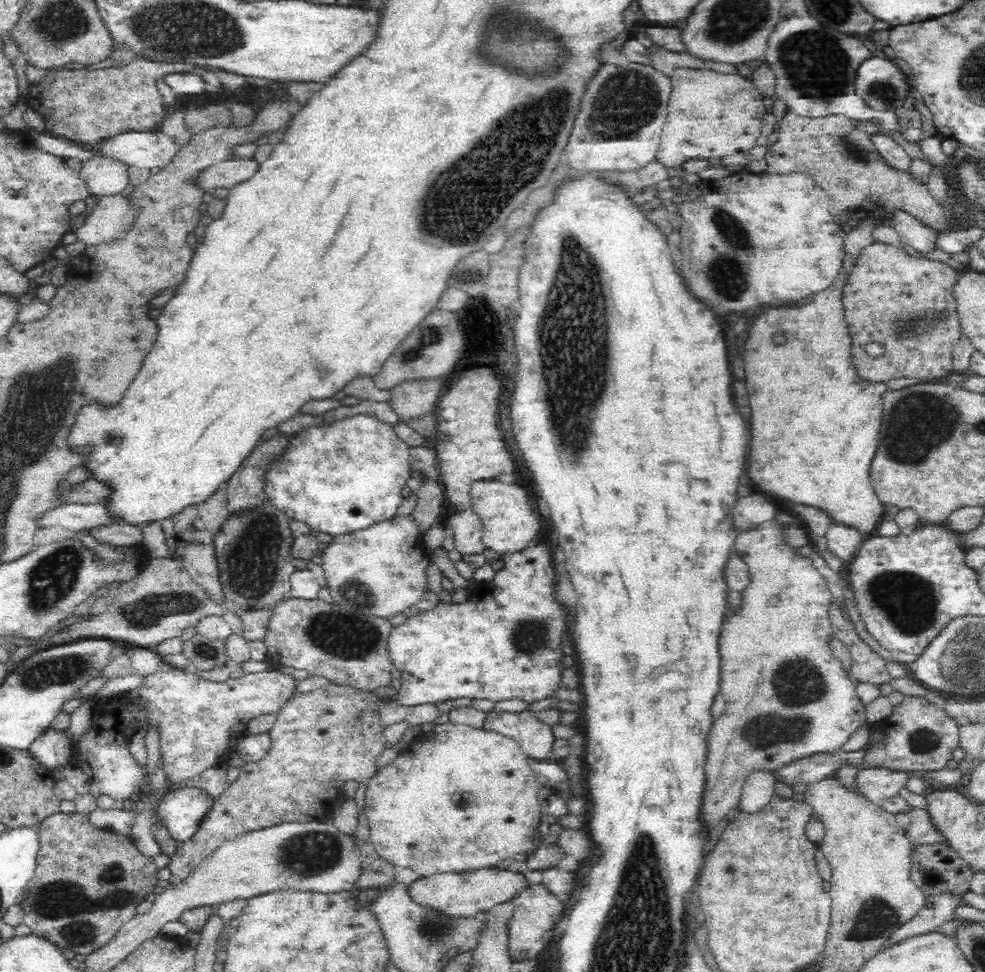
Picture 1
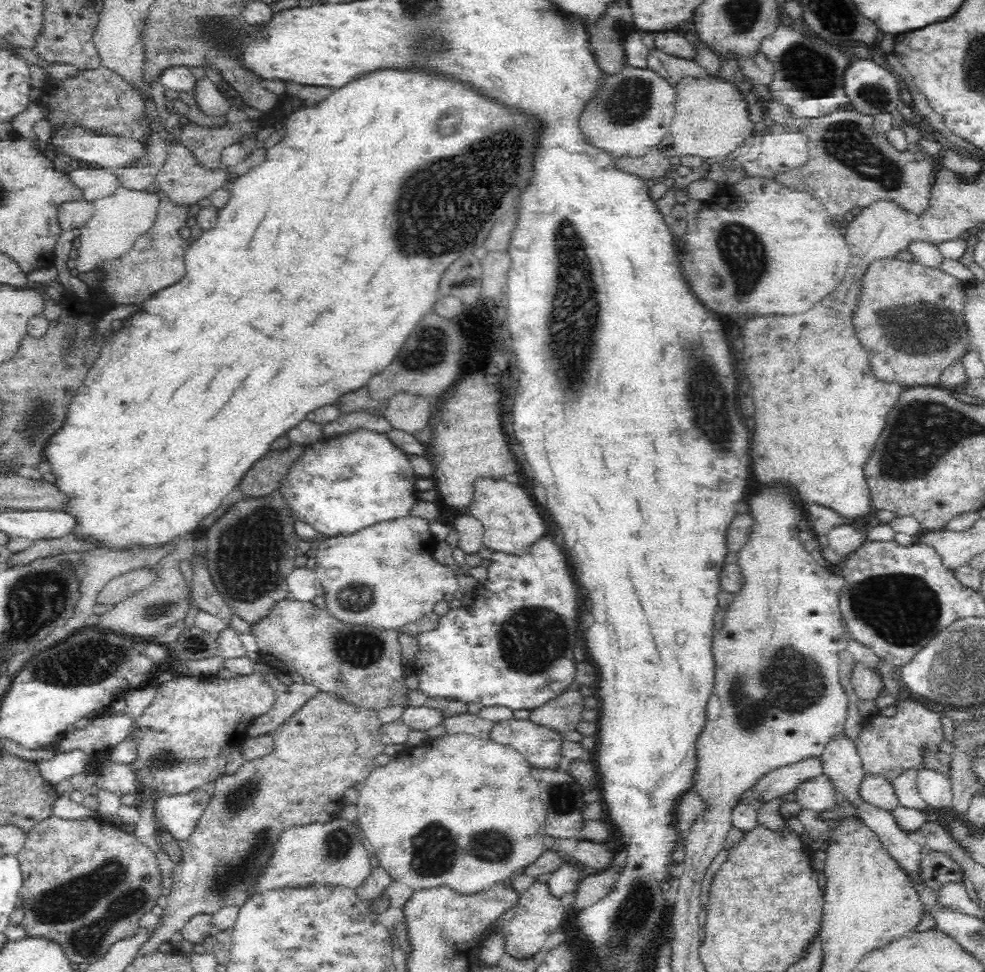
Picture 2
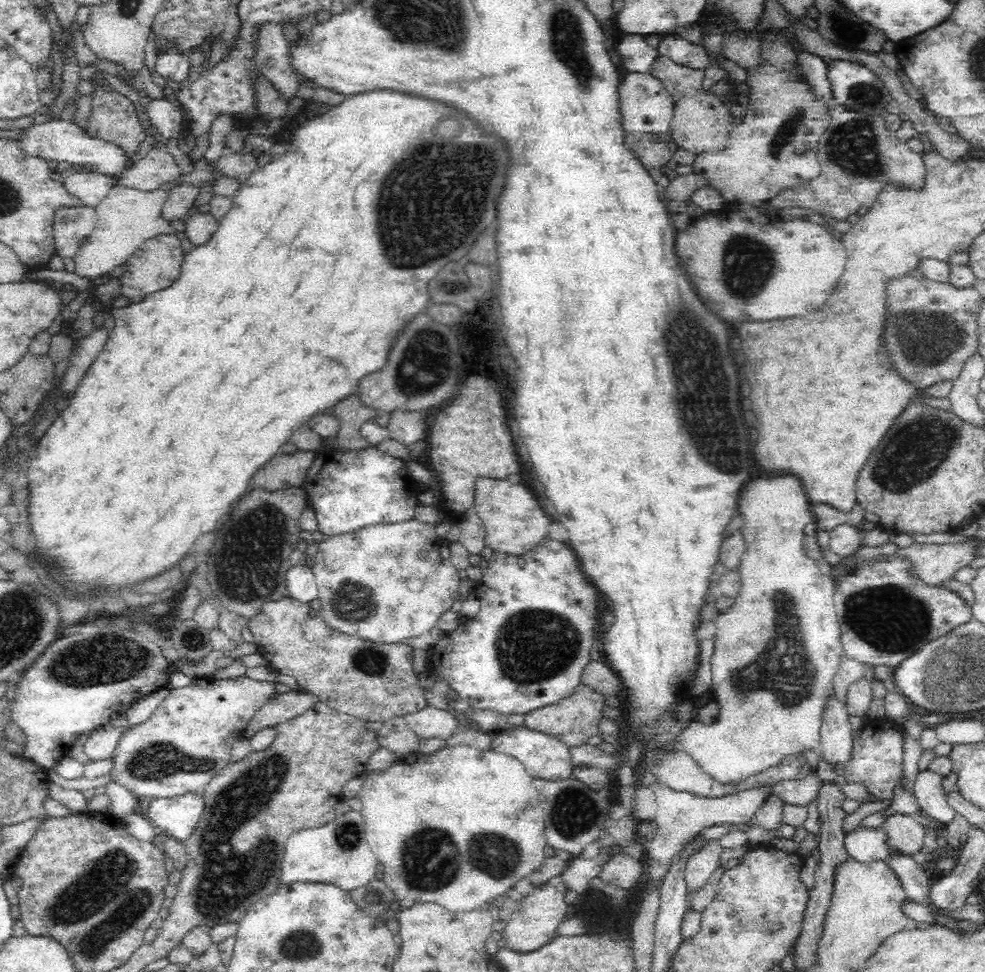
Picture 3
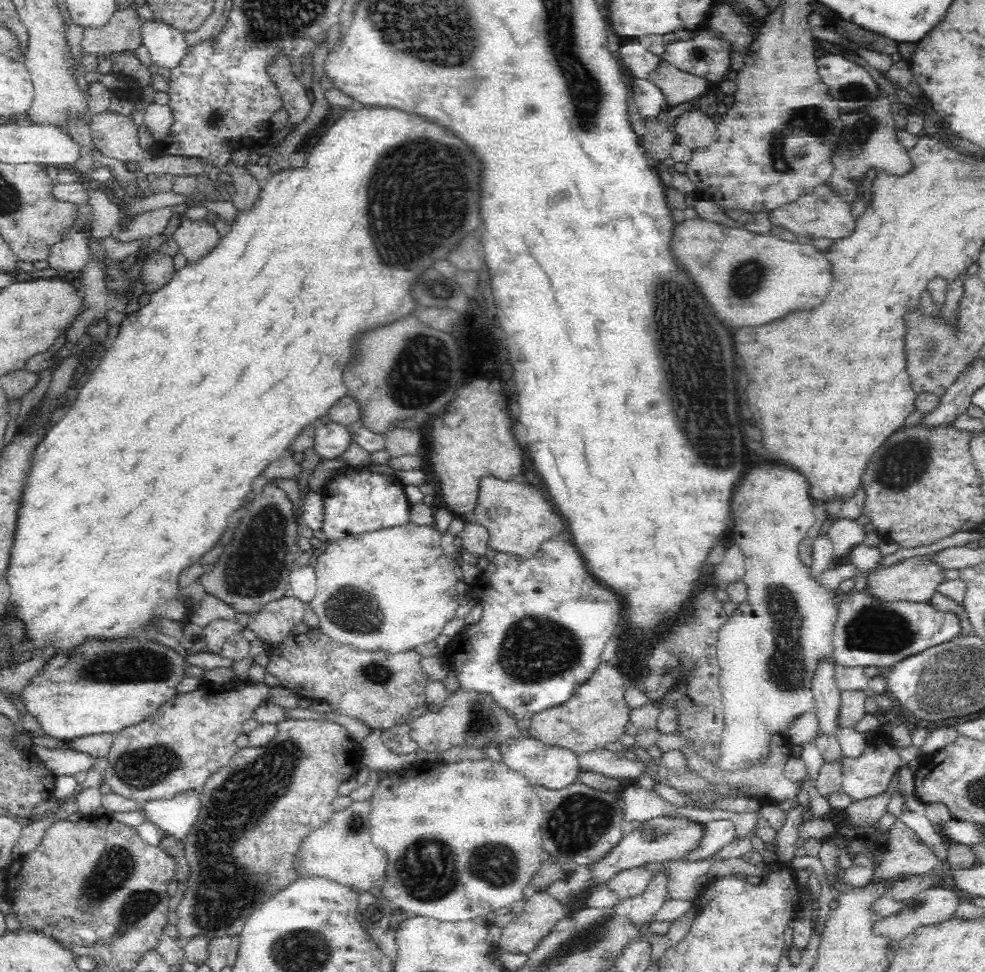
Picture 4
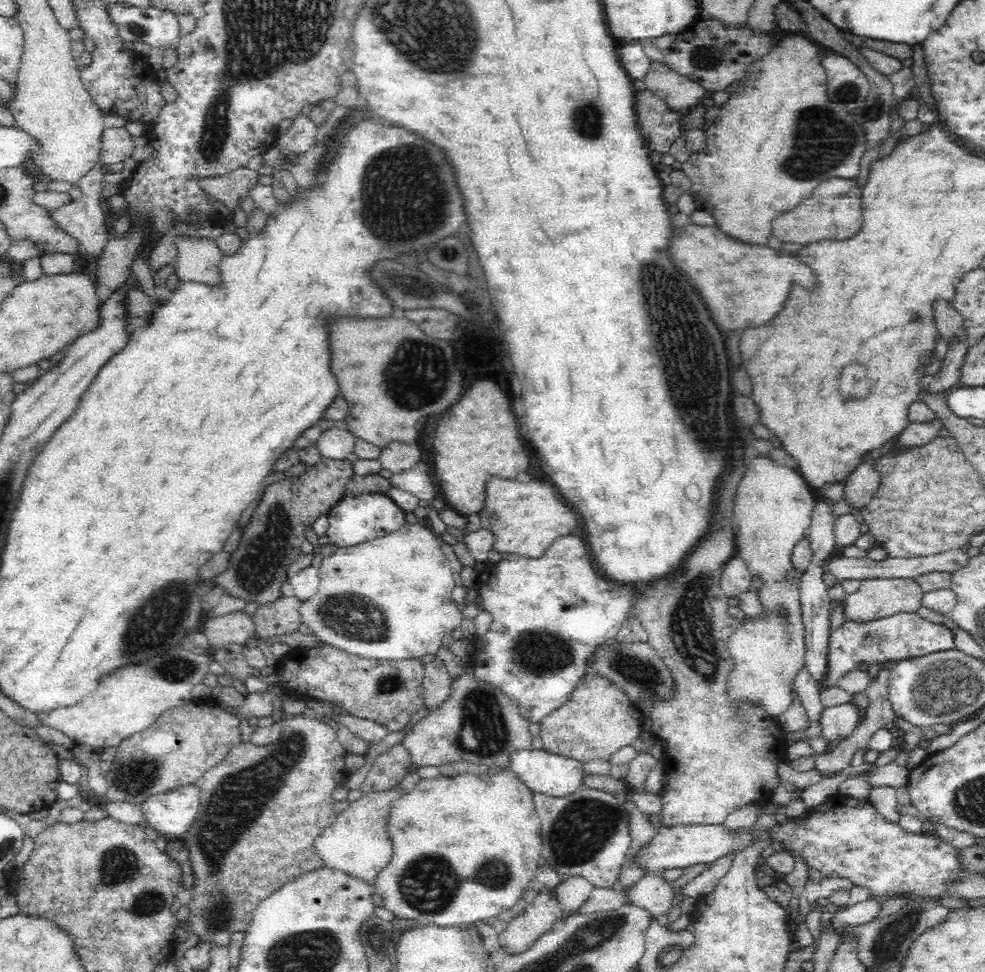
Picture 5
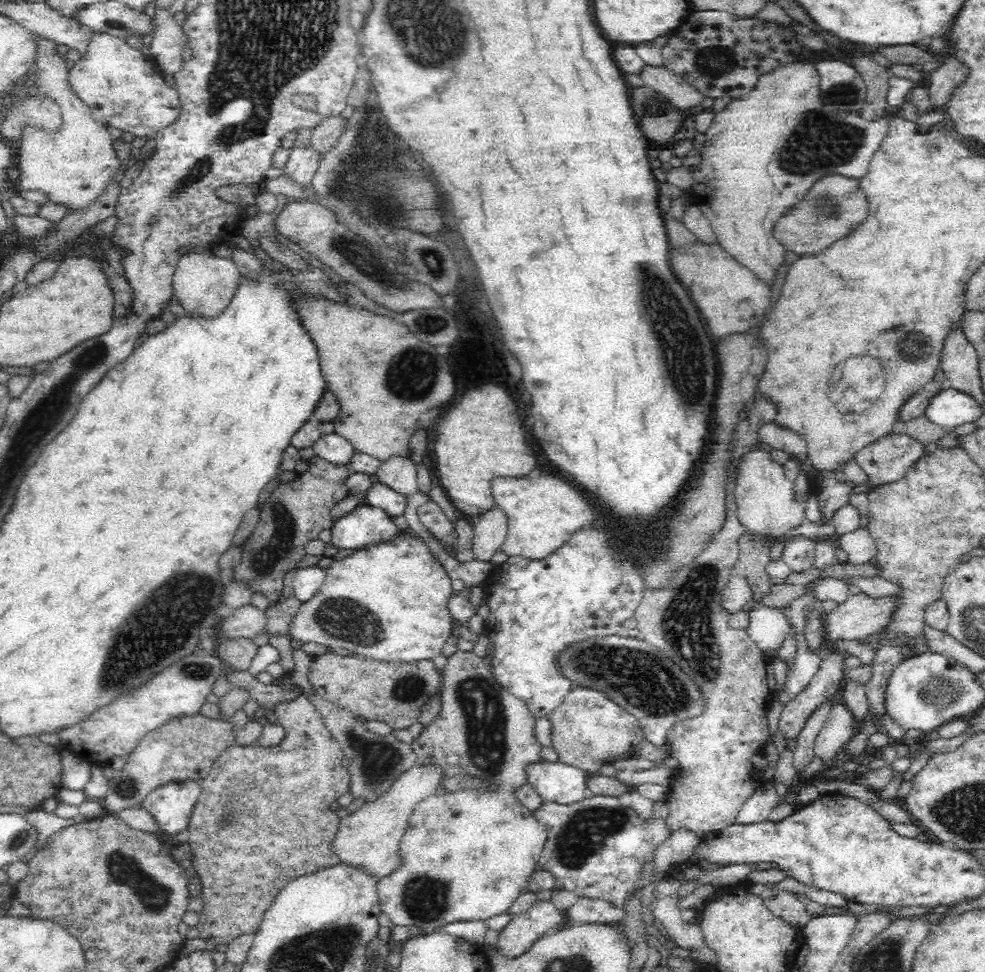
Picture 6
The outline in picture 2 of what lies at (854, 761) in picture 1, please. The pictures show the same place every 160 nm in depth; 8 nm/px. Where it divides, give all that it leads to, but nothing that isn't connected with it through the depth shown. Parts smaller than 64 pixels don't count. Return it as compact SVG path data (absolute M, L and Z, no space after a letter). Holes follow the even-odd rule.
M820 757L803 758L801 761L781 766L780 768L767 772L752 788L748 788L740 801L749 801L756 797L762 797L764 802L792 792L816 776L823 774L822 759Z

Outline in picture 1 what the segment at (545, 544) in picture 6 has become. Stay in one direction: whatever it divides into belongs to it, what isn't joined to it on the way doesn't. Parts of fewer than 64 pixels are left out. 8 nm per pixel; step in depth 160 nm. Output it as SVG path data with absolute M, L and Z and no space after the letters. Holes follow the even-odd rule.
M482 480L475 482L471 488L471 503L474 513L479 516L483 524L483 545L494 550L498 555L520 552L533 544L538 536L538 520L530 506L528 494L524 488L512 484L506 486L496 480Z

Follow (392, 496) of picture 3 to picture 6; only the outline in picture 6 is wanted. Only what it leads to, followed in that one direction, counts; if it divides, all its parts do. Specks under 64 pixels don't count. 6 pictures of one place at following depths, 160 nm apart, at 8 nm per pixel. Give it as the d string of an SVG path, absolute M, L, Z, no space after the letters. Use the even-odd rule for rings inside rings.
M370 504L358 505L331 524L331 544L336 548L356 550L368 544L390 540L398 526L387 510Z

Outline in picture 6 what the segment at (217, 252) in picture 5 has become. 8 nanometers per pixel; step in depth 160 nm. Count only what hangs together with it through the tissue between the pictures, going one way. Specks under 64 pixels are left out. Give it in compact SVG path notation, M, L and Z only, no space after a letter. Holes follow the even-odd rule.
M185 252L178 259L172 280L172 295L186 311L200 311L206 317L217 315L233 297L239 270L230 258L202 252Z

